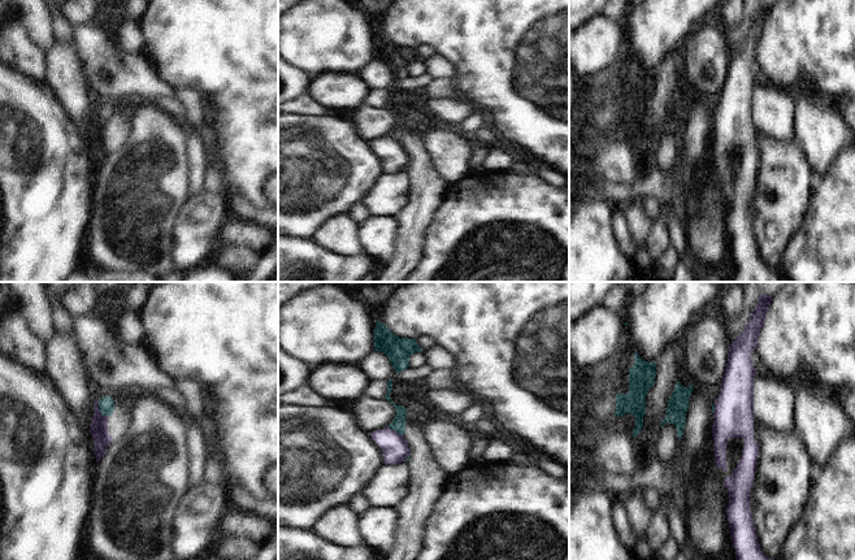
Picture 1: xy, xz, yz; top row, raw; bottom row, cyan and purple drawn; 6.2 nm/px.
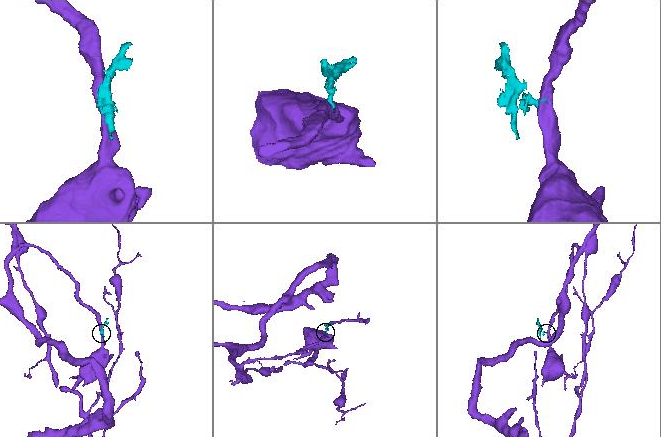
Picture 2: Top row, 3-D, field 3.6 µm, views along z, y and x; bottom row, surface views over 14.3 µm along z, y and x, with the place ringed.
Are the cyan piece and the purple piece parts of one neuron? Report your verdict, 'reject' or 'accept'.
reject

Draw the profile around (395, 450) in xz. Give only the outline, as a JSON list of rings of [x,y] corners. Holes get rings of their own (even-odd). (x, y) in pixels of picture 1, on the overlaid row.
[[[389,426],[370,433],[372,439],[379,447],[386,465],[400,464],[407,460],[411,447],[404,435]]]

